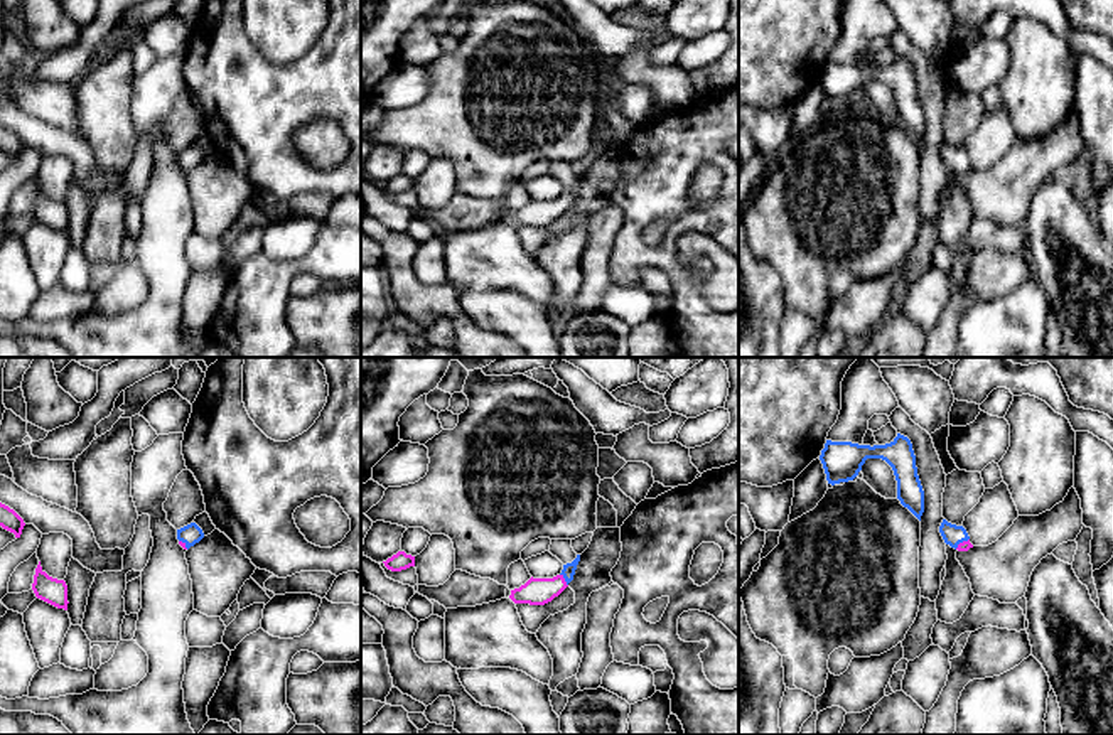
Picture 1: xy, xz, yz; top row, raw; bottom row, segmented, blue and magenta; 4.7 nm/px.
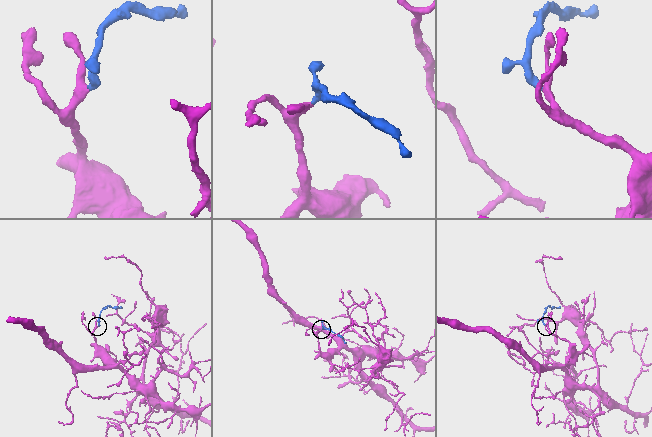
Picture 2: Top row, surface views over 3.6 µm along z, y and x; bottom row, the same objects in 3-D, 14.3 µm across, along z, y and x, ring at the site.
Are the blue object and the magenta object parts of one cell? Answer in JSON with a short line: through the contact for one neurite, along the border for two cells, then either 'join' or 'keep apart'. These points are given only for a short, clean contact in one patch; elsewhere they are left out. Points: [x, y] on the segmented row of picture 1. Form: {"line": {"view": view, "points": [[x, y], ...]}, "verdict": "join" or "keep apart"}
{"line": {"view": "xz", "points": [[569, 570], [565, 580], [537, 590]]}, "verdict": "join"}

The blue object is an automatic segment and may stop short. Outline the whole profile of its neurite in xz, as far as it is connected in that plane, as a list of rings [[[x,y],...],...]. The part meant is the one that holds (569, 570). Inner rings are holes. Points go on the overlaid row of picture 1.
[[[580,555],[572,563],[563,565],[560,575],[553,578],[530,578],[519,588],[511,590],[509,598],[514,604],[545,605],[558,597],[573,580]]]

